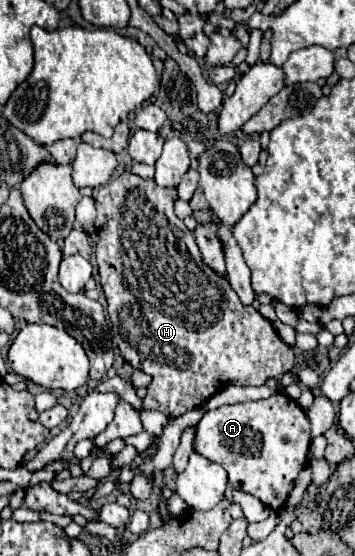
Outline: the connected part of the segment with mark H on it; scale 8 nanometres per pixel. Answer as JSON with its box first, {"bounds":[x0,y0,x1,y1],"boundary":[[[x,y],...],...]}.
{"bounds":[93,172,295,418],"boundary":[[[123,172],[119,178],[107,182],[105,186],[95,188],[93,190],[93,198],[95,198],[95,204],[97,204],[97,222],[95,222],[95,226],[99,230],[99,242],[97,242],[97,248],[95,248],[95,258],[97,258],[97,266],[99,266],[99,282],[103,286],[105,296],[107,296],[107,306],[109,306],[107,312],[109,312],[109,320],[111,320],[111,330],[113,330],[113,334],[117,338],[117,346],[121,350],[121,356],[133,368],[143,370],[145,374],[153,376],[153,382],[147,388],[147,396],[143,398],[145,408],[161,410],[169,418],[181,416],[181,414],[201,406],[203,402],[207,402],[215,392],[221,390],[221,384],[261,386],[267,378],[280,378],[286,372],[292,370],[295,356],[293,348],[277,336],[277,332],[271,328],[271,322],[265,320],[253,306],[243,306],[239,302],[237,294],[231,290],[231,286],[229,286],[229,282],[225,278],[217,276],[209,266],[203,264],[203,260],[199,256],[199,248],[195,244],[193,232],[173,212],[173,202],[177,198],[177,188],[159,188],[155,184],[155,180],[143,180],[143,178],[137,178],[131,172]]]}

